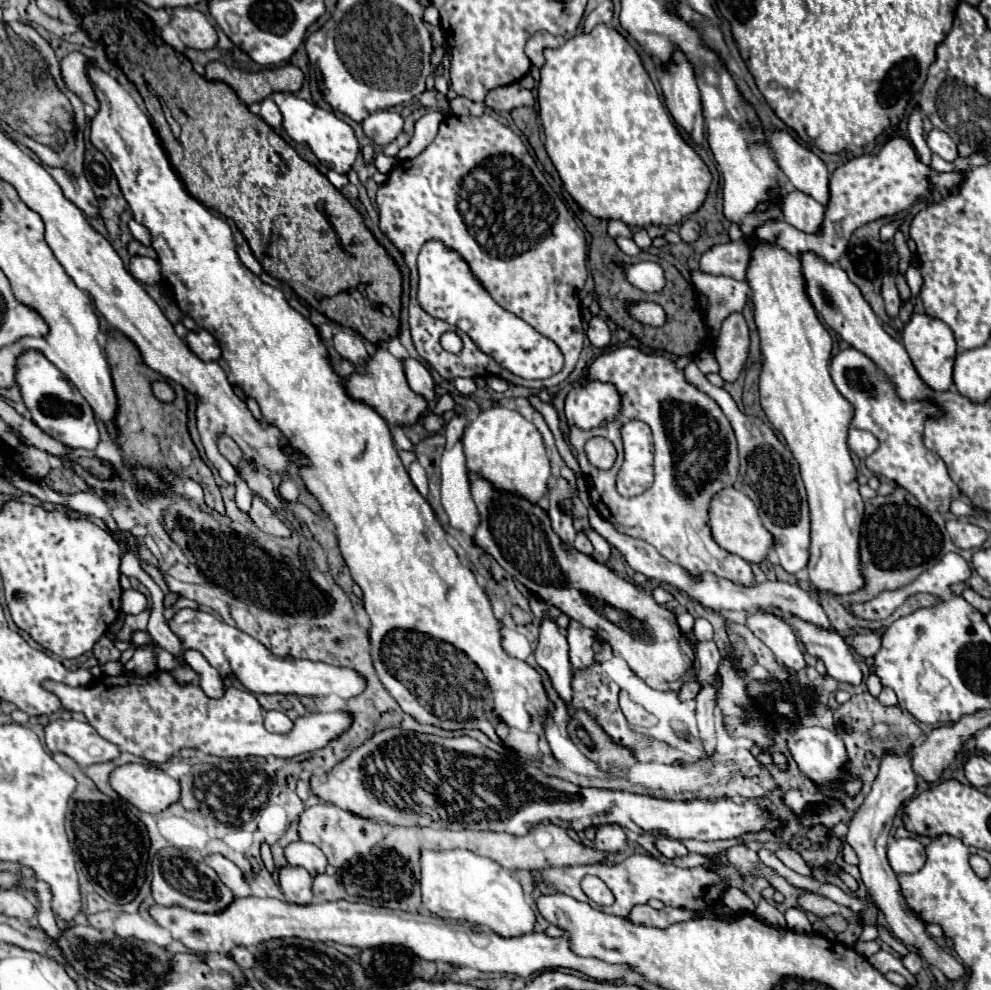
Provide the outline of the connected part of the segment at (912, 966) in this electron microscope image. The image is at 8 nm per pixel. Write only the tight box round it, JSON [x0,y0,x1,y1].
[901,950,923,974]

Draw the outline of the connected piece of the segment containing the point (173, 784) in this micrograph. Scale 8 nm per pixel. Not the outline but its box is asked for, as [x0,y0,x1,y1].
[111,764,179,814]

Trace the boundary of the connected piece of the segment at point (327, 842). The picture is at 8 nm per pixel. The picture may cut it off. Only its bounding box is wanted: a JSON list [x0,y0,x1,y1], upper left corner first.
[299,804,385,868]

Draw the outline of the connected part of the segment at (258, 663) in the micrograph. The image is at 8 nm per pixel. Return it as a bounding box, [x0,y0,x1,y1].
[169,610,365,700]

